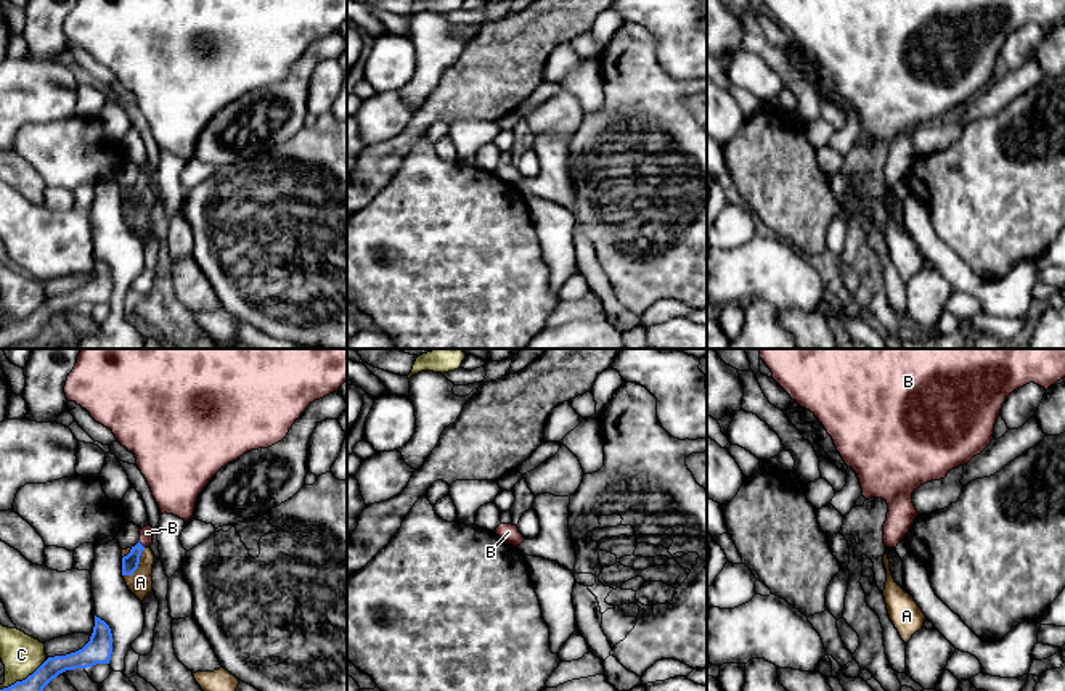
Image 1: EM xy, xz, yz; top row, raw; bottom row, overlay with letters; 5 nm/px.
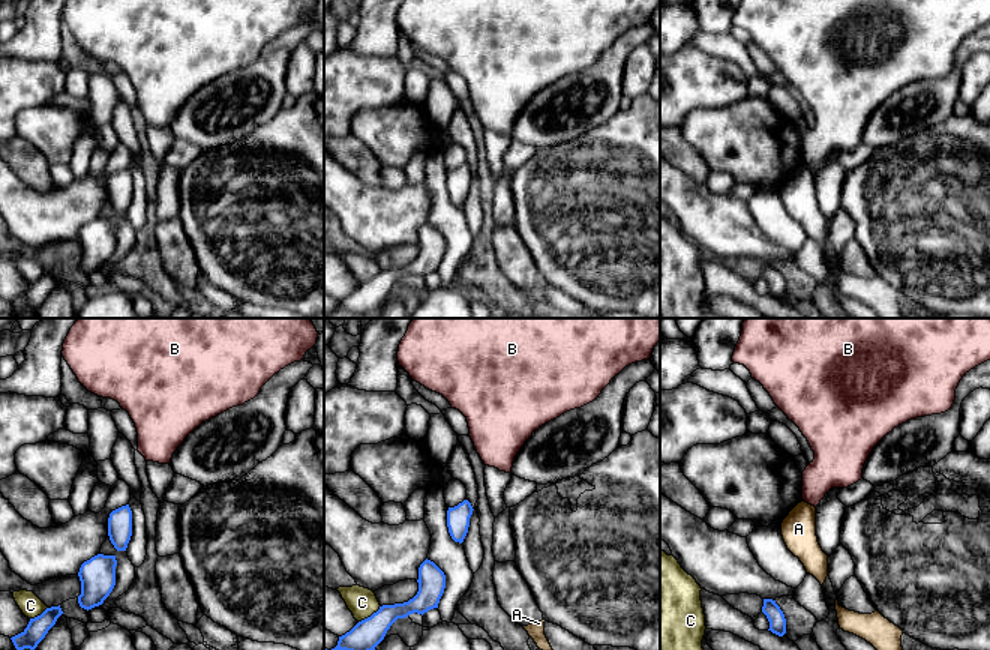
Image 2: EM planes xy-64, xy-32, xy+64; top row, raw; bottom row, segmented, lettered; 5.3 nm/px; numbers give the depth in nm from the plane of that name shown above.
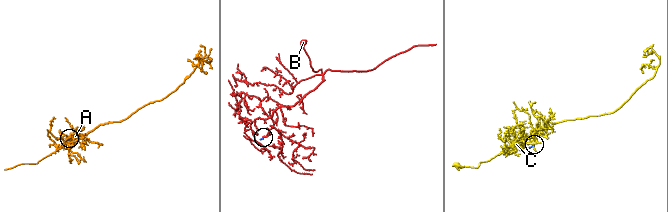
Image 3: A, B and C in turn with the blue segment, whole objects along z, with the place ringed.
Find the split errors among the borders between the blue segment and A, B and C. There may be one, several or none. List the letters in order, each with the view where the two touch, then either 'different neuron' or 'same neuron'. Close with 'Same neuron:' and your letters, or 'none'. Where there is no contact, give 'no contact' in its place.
A: xy | different neuron
B: xy | same neuron
C: xy | different neuron
Same neuron: B

